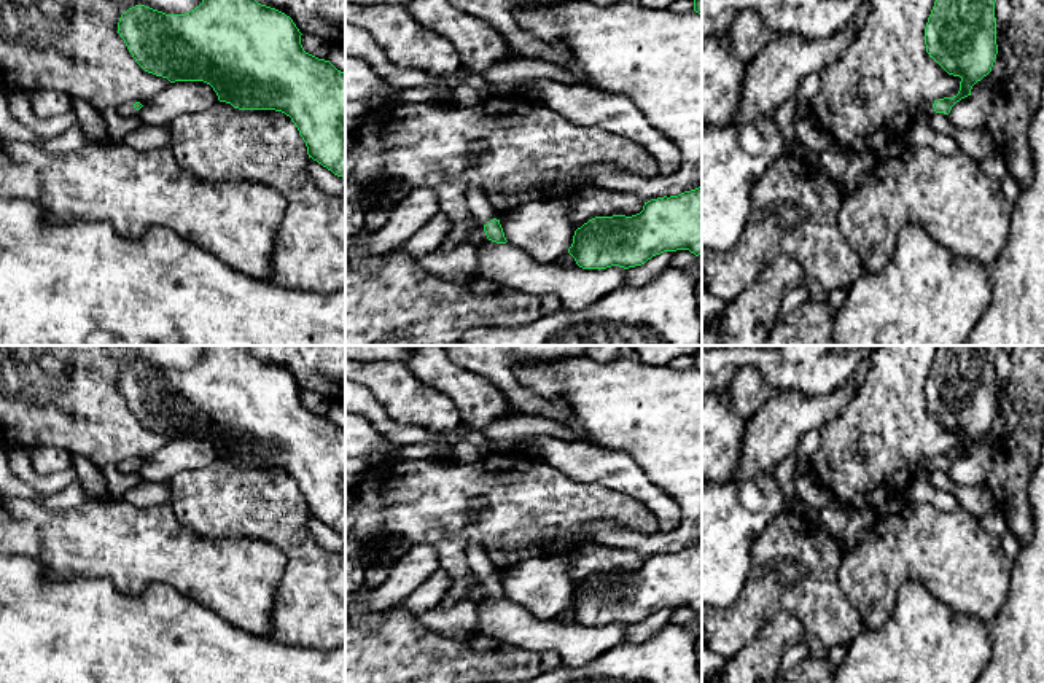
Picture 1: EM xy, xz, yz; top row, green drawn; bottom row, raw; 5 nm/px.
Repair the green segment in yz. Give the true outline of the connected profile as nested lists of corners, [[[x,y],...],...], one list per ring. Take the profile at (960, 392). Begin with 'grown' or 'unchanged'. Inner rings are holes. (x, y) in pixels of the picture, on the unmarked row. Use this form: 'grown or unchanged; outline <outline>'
grown; outline [[[937,345],[925,384],[926,409],[961,438],[956,452],[921,459],[917,476],[929,478],[934,470],[949,471],[991,428],[998,411],[995,358],[999,350],[1001,345]]]

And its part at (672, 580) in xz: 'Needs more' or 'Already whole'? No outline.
Already whole

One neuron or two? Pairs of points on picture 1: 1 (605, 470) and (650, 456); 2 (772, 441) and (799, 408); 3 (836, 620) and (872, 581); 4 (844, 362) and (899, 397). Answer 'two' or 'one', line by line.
1: two
2: one
3: two
4: two

